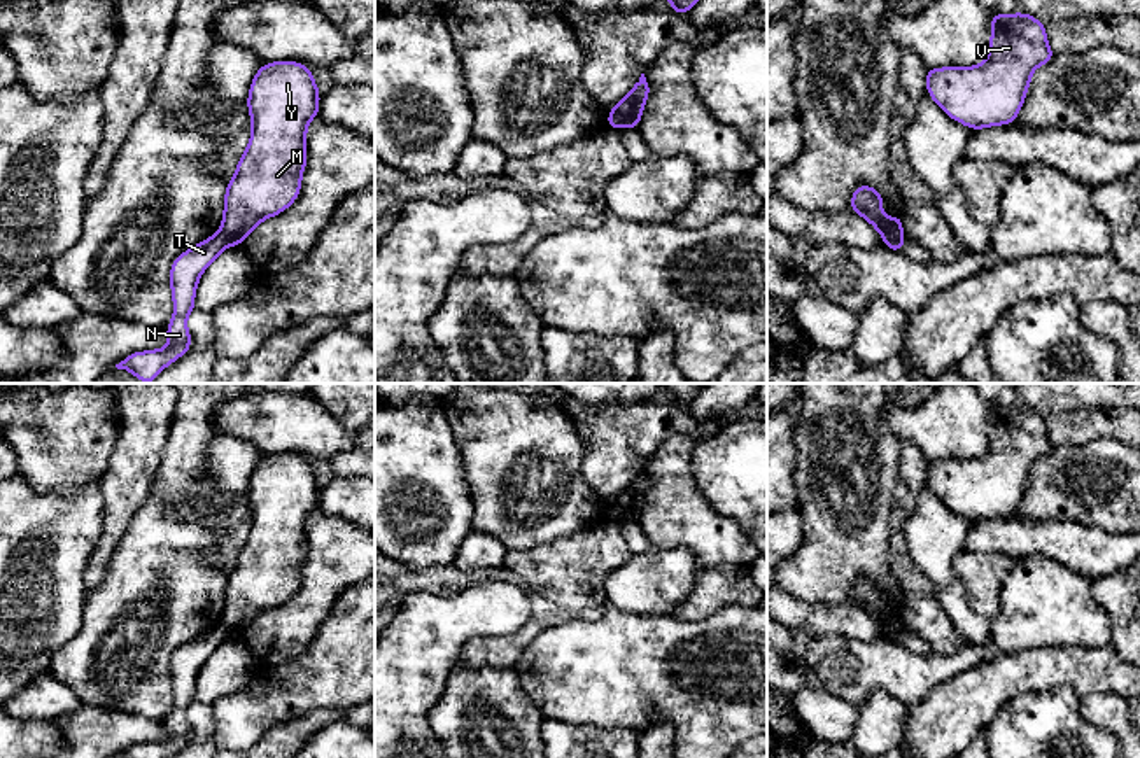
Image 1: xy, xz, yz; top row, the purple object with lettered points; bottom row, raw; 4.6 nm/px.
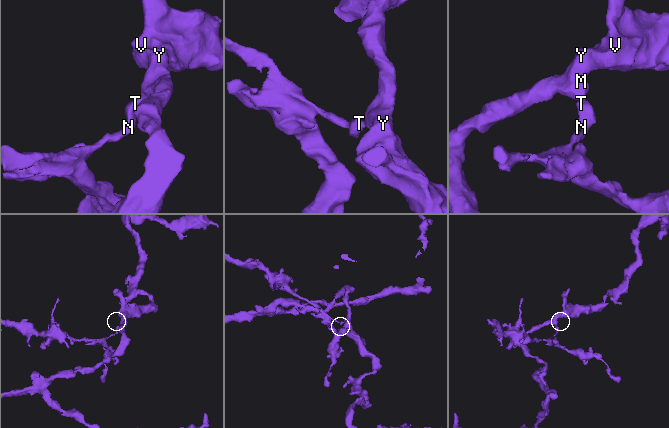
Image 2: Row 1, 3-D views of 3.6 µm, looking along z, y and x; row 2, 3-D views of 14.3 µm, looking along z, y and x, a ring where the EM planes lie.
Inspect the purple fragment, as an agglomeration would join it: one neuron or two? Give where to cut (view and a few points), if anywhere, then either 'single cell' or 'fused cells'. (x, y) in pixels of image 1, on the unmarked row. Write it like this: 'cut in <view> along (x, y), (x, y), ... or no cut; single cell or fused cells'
cut in yz along (900, 624), (885, 629); fused cells

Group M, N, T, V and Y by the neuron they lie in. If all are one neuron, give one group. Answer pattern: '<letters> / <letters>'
M V Y / N T

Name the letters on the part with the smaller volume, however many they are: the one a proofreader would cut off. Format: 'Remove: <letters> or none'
Remove: N, T

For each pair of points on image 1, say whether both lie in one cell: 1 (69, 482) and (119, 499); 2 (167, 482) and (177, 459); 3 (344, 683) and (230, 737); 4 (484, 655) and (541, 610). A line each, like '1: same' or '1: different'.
1: different
2: same
3: same
4: same

